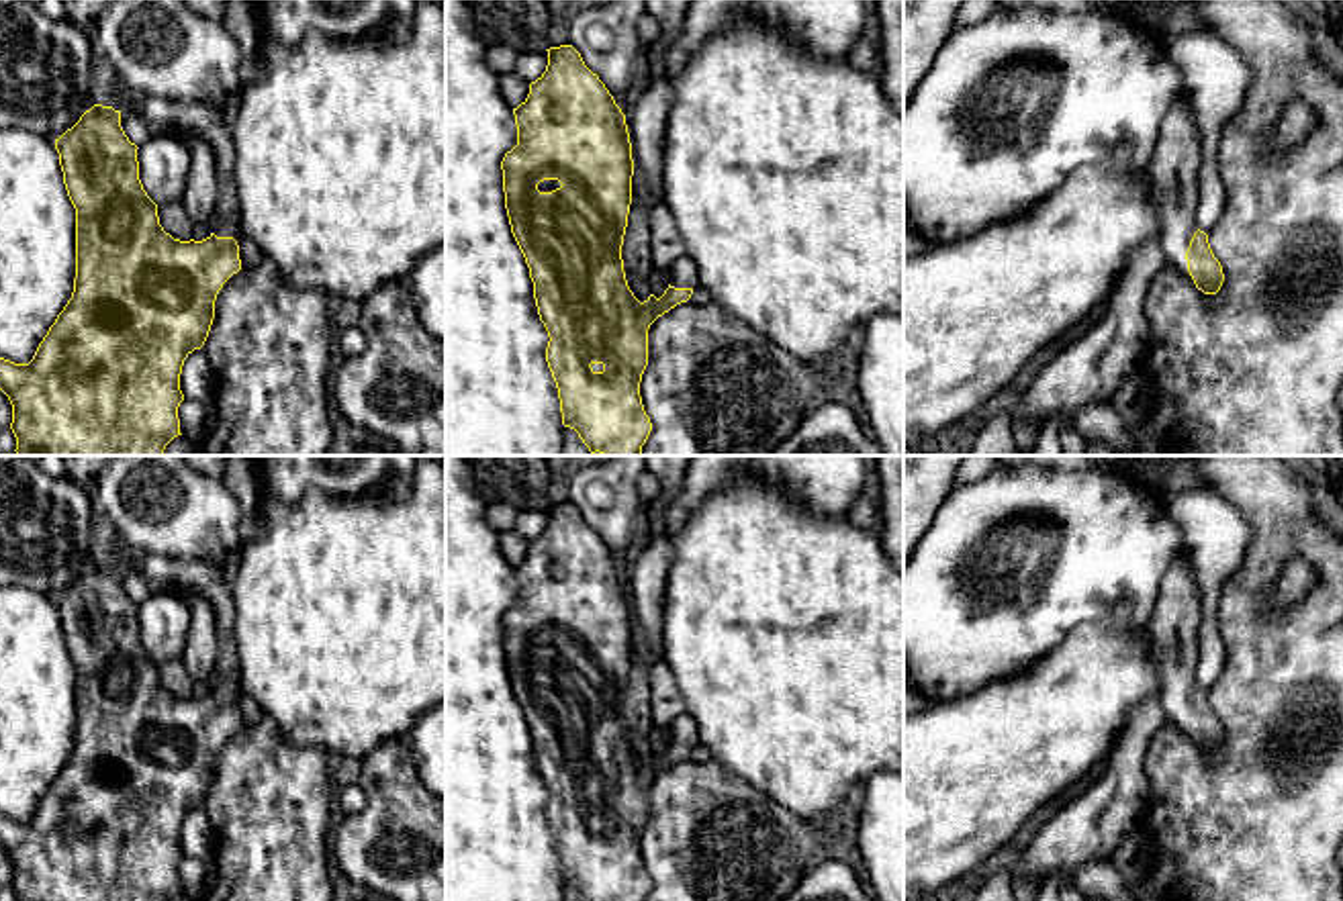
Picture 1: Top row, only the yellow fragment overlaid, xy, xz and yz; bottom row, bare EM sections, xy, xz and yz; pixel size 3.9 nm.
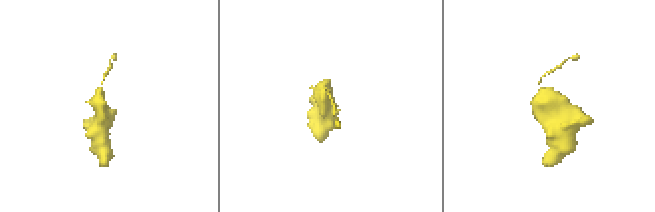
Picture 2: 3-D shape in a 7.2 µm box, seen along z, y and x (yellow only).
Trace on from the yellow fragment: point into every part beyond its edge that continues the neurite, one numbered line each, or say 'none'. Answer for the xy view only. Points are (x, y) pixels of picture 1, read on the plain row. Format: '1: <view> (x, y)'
1: xy (207, 579)

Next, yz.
1: yz (1178, 613)

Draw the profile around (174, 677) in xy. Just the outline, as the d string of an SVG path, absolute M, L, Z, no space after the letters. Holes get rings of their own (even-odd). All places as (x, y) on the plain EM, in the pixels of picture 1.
M174 658L168 662L157 664L159 682L166 691L170 691L174 697L190 699L194 680L188 674L182 658Z

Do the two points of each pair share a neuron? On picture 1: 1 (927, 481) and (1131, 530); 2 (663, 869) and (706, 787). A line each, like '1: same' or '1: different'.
1: different
2: same

